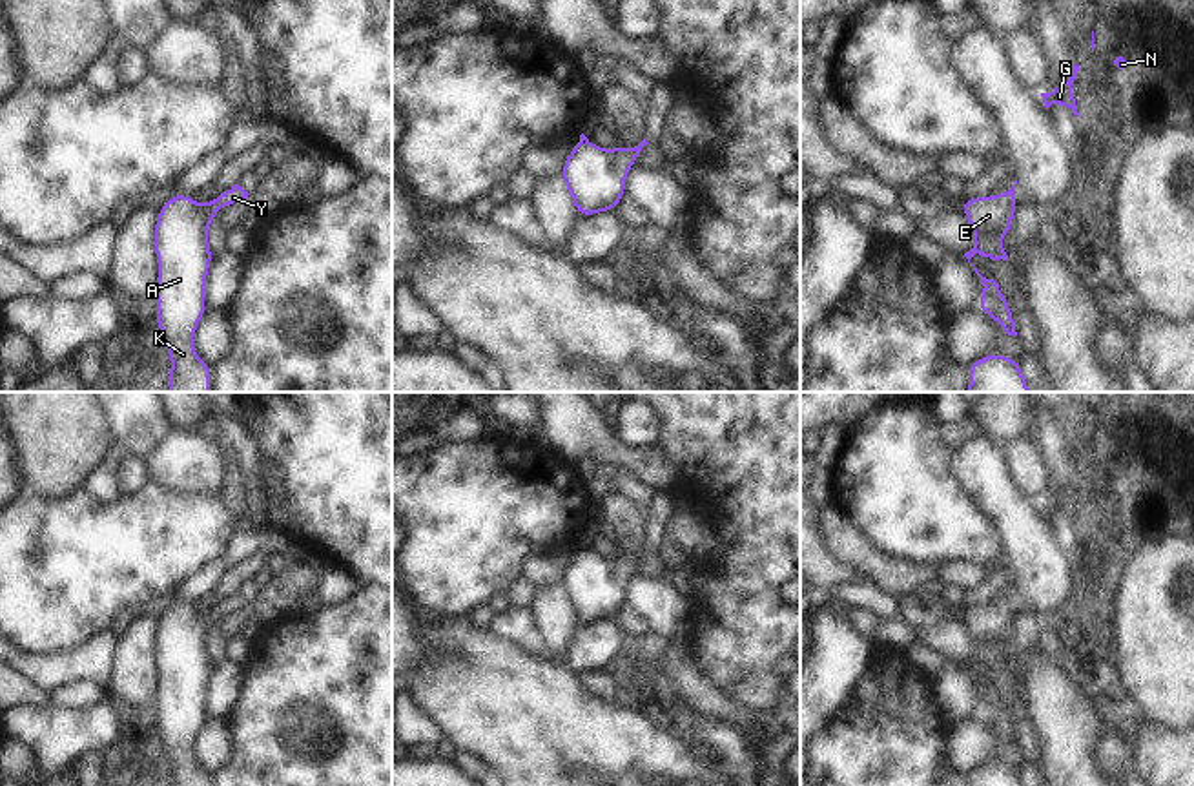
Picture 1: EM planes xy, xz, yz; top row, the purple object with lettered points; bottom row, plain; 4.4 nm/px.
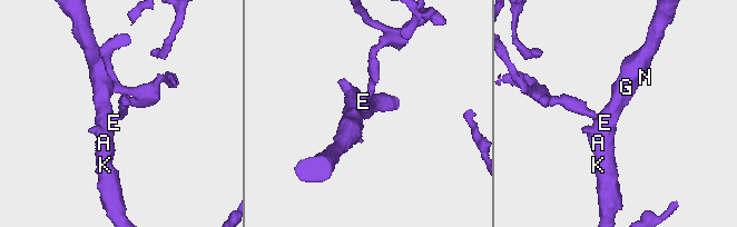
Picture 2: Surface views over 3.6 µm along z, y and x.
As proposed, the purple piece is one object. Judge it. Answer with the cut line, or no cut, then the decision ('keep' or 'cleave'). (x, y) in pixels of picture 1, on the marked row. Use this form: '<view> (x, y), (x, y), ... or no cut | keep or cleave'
no cut | keep

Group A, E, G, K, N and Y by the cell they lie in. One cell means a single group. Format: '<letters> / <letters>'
A E G K N Y

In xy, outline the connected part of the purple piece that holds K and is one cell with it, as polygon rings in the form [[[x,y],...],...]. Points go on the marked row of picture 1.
[[[239,184],[213,201],[197,204],[177,193],[159,210],[153,248],[159,263],[155,319],[171,357],[170,392],[210,392],[211,367],[193,350],[193,334],[206,314],[206,275],[213,259],[208,228],[217,212],[244,201],[250,193]]]

